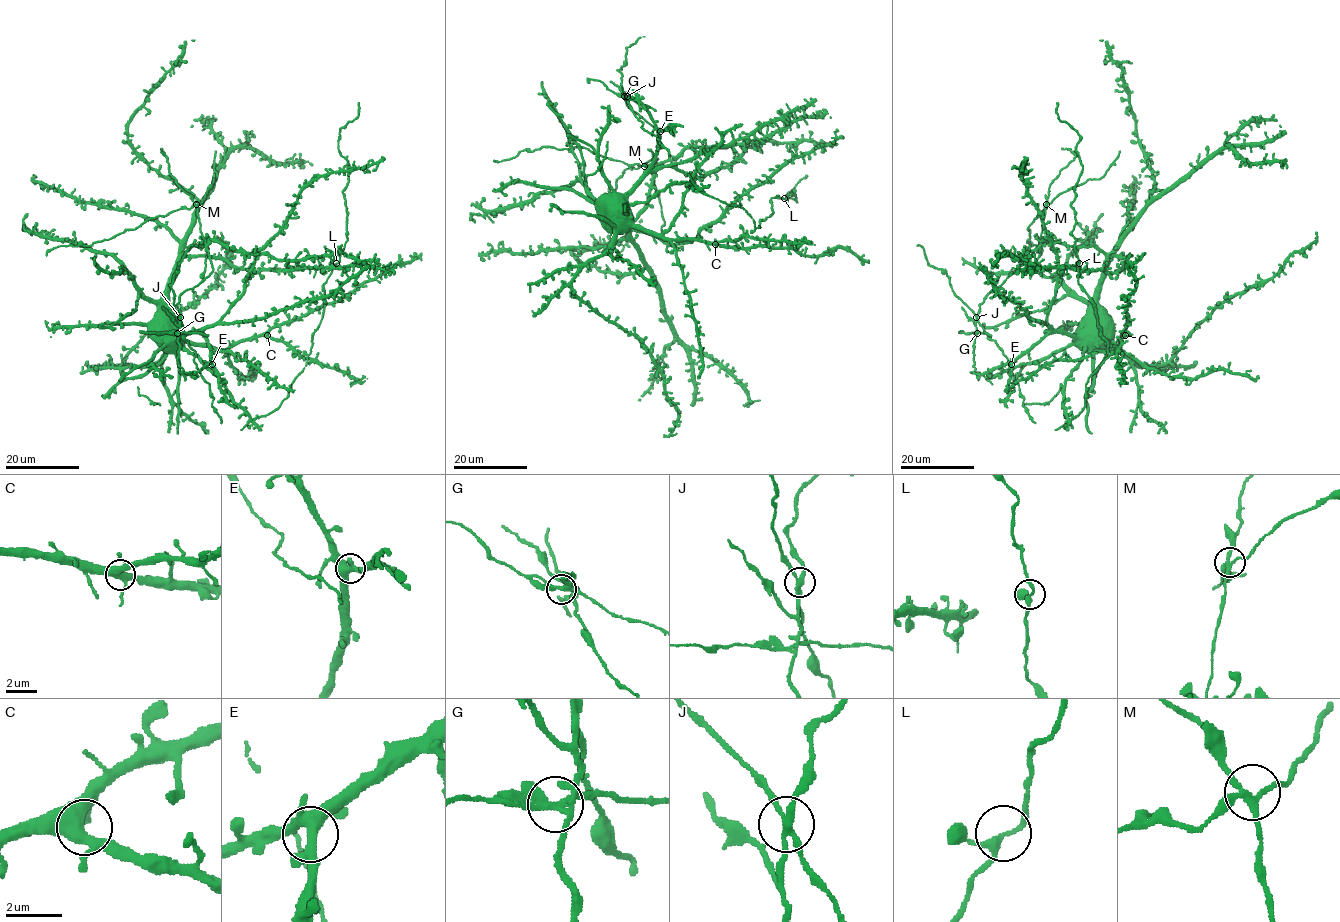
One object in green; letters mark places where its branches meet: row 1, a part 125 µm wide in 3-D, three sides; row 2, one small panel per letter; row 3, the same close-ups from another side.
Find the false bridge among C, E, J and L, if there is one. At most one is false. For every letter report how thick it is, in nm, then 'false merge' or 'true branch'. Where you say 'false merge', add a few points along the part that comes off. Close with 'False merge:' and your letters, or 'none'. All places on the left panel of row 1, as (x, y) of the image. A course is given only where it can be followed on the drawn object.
C: 460 nm | true branch
E: 360 nm | true branch
J: 240 nm | false merge | (180, 318), (179, 297), (213, 269), (195, 205), (149, 218), (137, 227), (91, 245), (58, 246), (46, 256)
L: 200 nm | true branch
False merge: J

